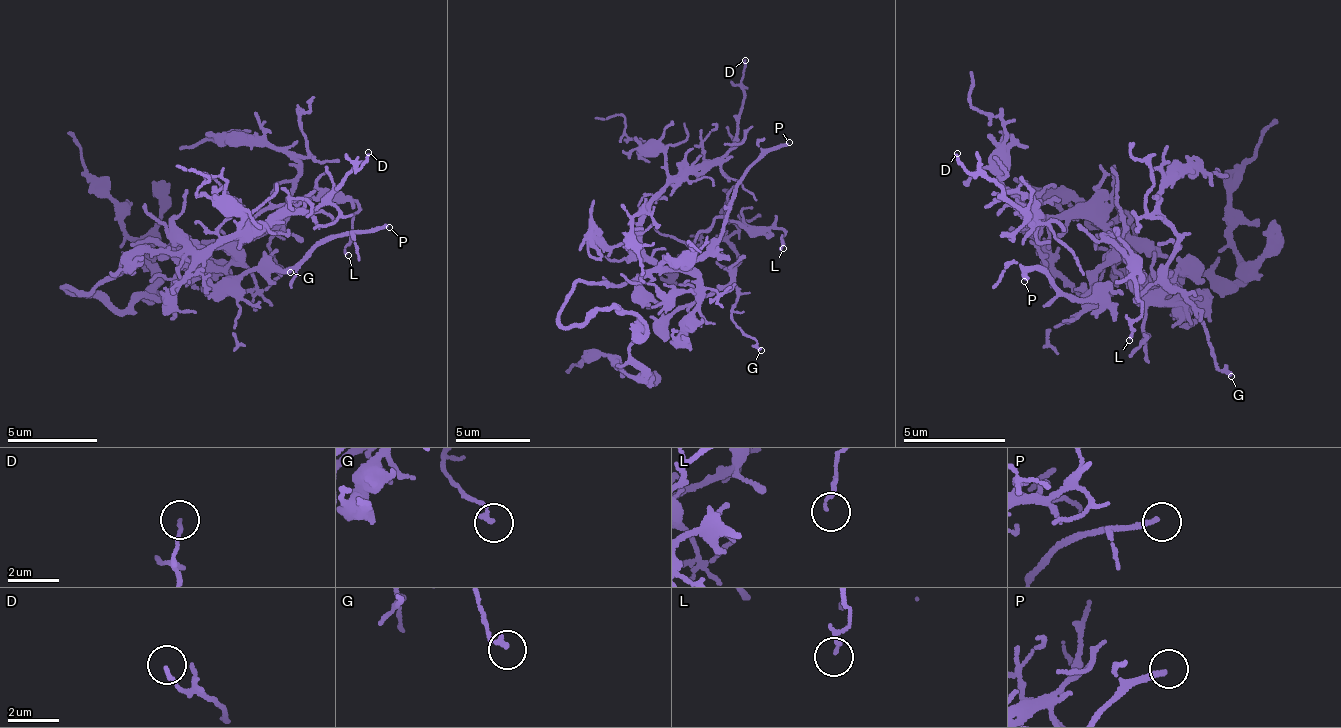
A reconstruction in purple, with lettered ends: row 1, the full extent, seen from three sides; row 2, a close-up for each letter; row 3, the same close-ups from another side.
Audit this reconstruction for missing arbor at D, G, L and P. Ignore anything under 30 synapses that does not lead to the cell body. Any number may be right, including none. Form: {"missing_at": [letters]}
{"missing_at": ["P"]}

